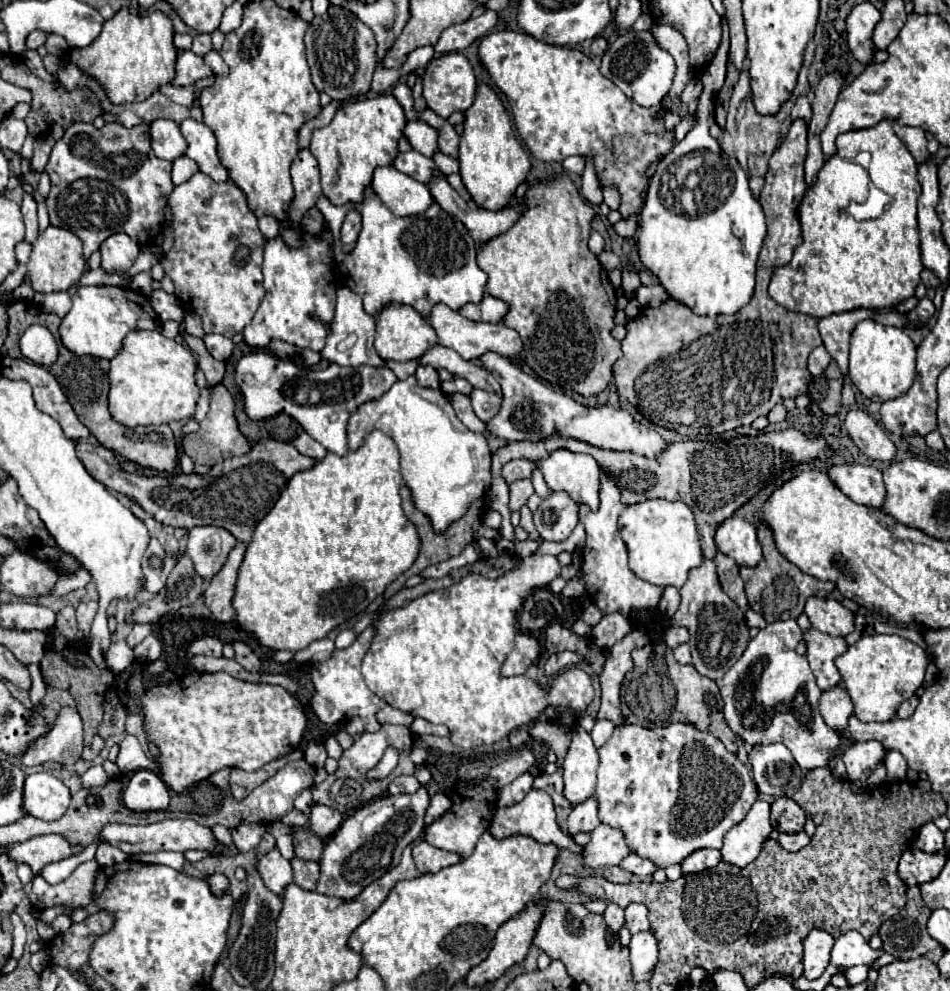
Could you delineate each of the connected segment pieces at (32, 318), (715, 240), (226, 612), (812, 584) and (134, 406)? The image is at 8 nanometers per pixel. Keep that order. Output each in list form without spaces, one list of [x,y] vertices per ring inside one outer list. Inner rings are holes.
[[[14,300],[6,306],[10,324],[8,324],[8,338],[4,342],[4,354],[10,358],[20,358],[20,348],[18,348],[18,340],[22,336],[22,332],[32,326],[32,324],[44,324],[54,336],[58,336],[58,326],[60,326],[60,318],[54,314],[44,314],[42,310],[38,310],[32,304]]]
[[[726,19],[721,21],[722,40],[720,50],[708,68],[702,74],[702,94],[694,110],[694,126],[686,138],[658,162],[656,174],[650,182],[646,202],[640,212],[638,228],[638,254],[642,264],[658,276],[668,298],[686,304],[698,316],[718,316],[718,314],[736,314],[746,306],[754,294],[754,272],[756,260],[766,236],[766,220],[760,202],[752,196],[748,188],[748,174],[738,166],[732,166],[732,160],[720,150],[718,142],[710,136],[710,126],[714,124],[714,96],[724,84],[726,78],[730,34]],[[708,148],[710,152],[722,158],[718,168],[712,168],[696,190],[696,200],[712,200],[712,212],[698,212],[696,218],[686,218],[664,208],[660,200],[660,184],[666,168],[680,160],[682,156]]]
[[[238,542],[234,550],[230,552],[226,564],[222,570],[212,578],[208,588],[204,590],[204,606],[210,610],[212,618],[216,622],[230,622],[234,618],[234,608],[232,608],[232,598],[234,598],[234,584],[238,578],[238,568],[242,564],[246,546]]]
[[[760,524],[758,526],[758,542],[762,546],[762,562],[756,568],[742,568],[740,576],[744,580],[744,590],[748,604],[754,612],[762,614],[768,622],[774,620],[788,620],[788,618],[798,618],[804,612],[804,604],[810,596],[816,598],[828,598],[834,592],[832,582],[820,582],[804,572],[800,572],[794,564],[790,564],[774,546],[772,532],[768,526]]]
[[[158,330],[130,332],[108,368],[108,408],[112,418],[130,428],[188,420],[198,402],[194,372],[196,362],[186,346],[162,336]]]

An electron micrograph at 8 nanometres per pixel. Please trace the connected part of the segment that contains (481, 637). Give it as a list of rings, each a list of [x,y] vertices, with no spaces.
[[[556,556],[518,558],[518,566],[496,580],[470,574],[446,590],[430,592],[412,600],[408,606],[386,612],[374,624],[376,636],[362,662],[362,676],[366,680],[366,686],[376,696],[402,712],[420,716],[432,724],[444,724],[450,730],[452,744],[464,750],[508,738],[512,730],[534,724],[548,706],[584,712],[594,698],[594,688],[590,676],[580,668],[568,668],[560,672],[552,680],[550,688],[542,688],[528,676],[506,678],[498,670],[514,646],[516,616],[522,610],[522,602],[532,594],[532,590],[544,588],[556,576],[560,576],[560,570],[562,566]]]

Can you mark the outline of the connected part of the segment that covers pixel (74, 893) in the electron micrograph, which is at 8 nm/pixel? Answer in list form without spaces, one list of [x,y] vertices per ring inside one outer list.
[[[82,862],[70,878],[64,882],[52,886],[48,884],[40,874],[34,876],[32,880],[32,890],[28,894],[32,908],[44,910],[52,906],[68,906],[68,908],[78,908],[78,906],[88,906],[92,902],[94,894],[94,876],[98,872],[98,862]]]

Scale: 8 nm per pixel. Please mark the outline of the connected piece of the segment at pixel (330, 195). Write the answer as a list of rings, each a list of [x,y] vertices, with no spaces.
[[[392,94],[366,96],[342,104],[328,126],[314,130],[310,142],[310,152],[320,166],[324,196],[334,206],[342,206],[348,202],[360,204],[364,188],[372,182],[374,168],[390,166],[394,162],[394,156],[398,156],[398,140],[404,126],[404,110]]]

